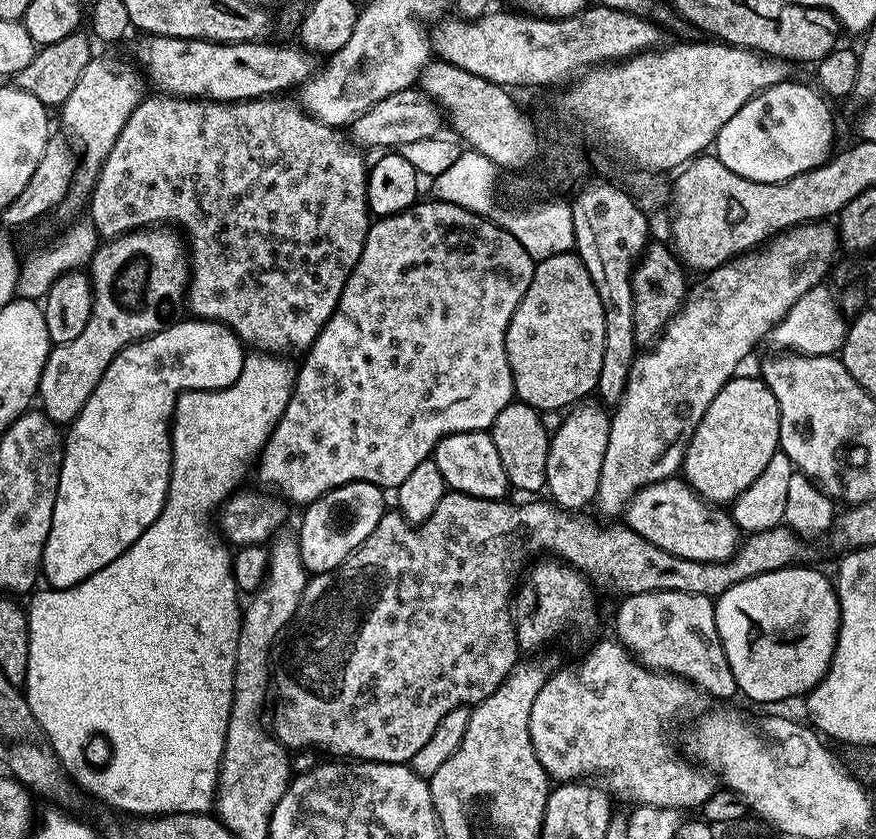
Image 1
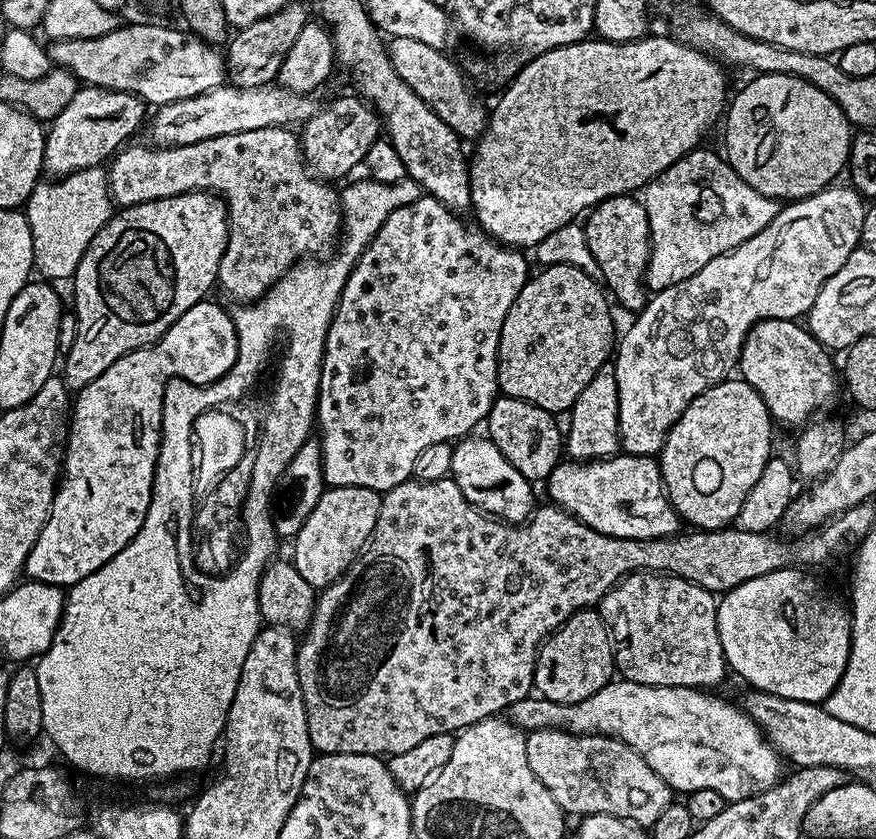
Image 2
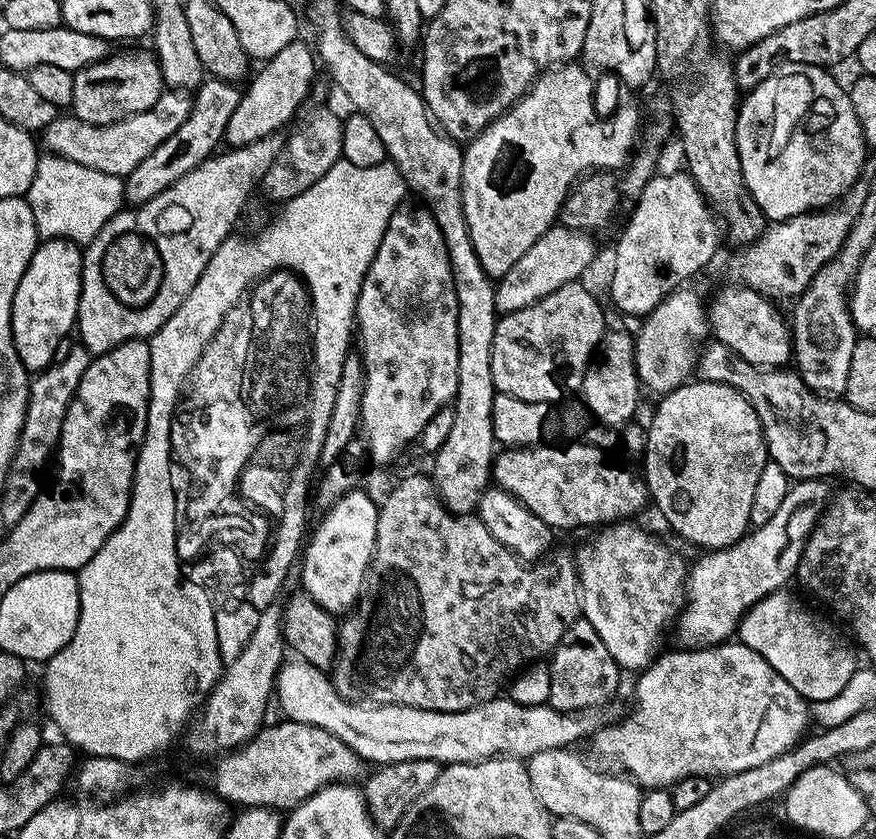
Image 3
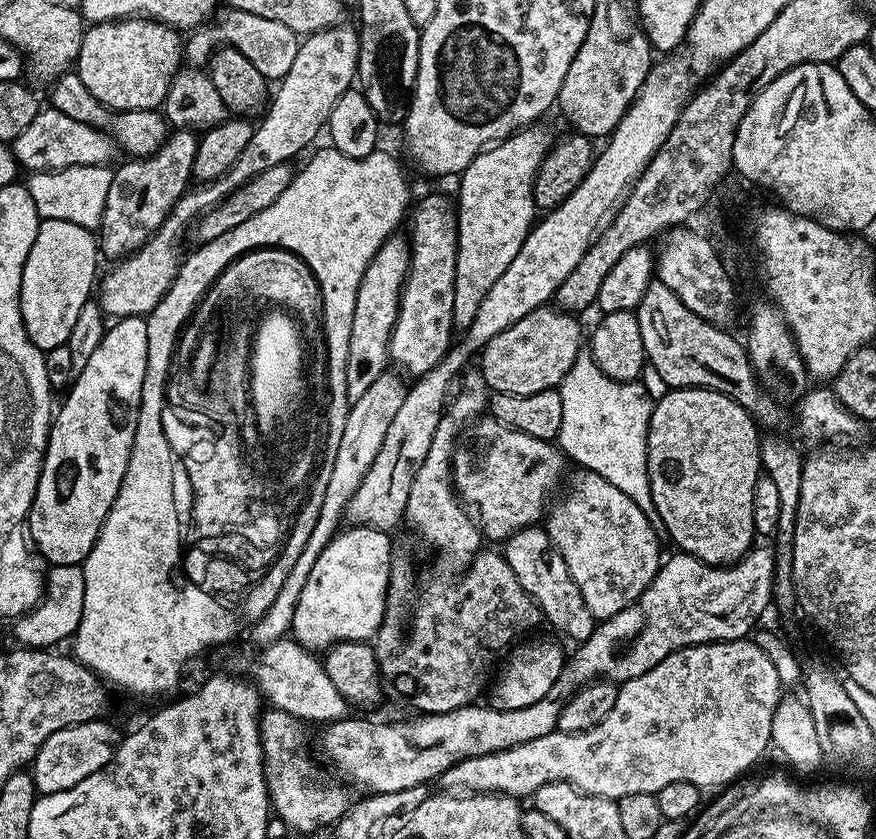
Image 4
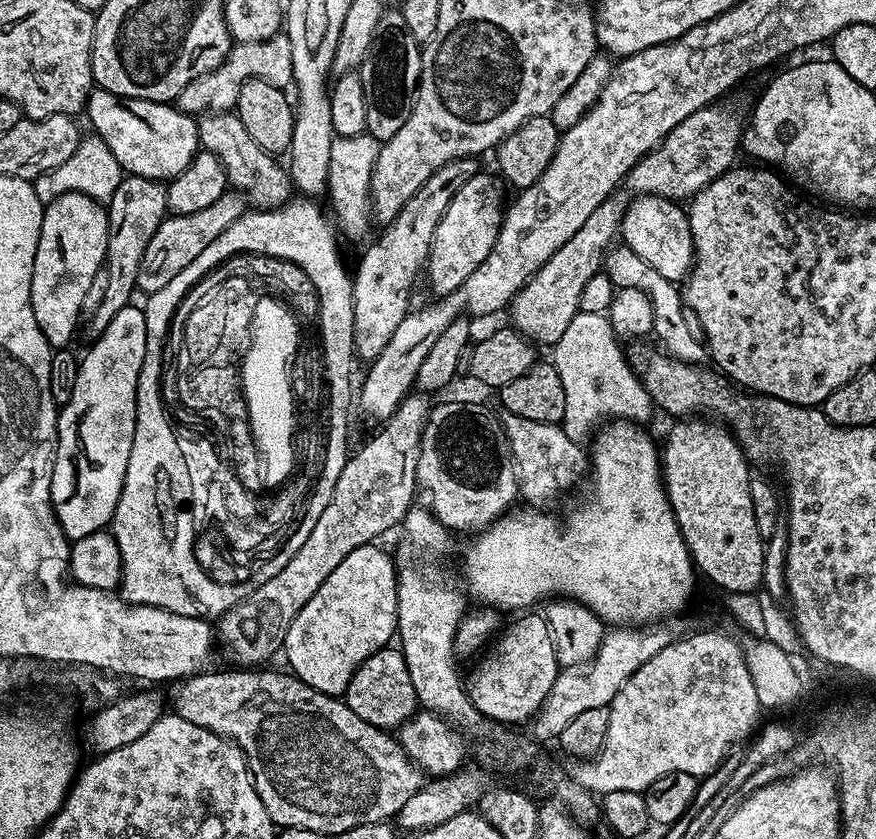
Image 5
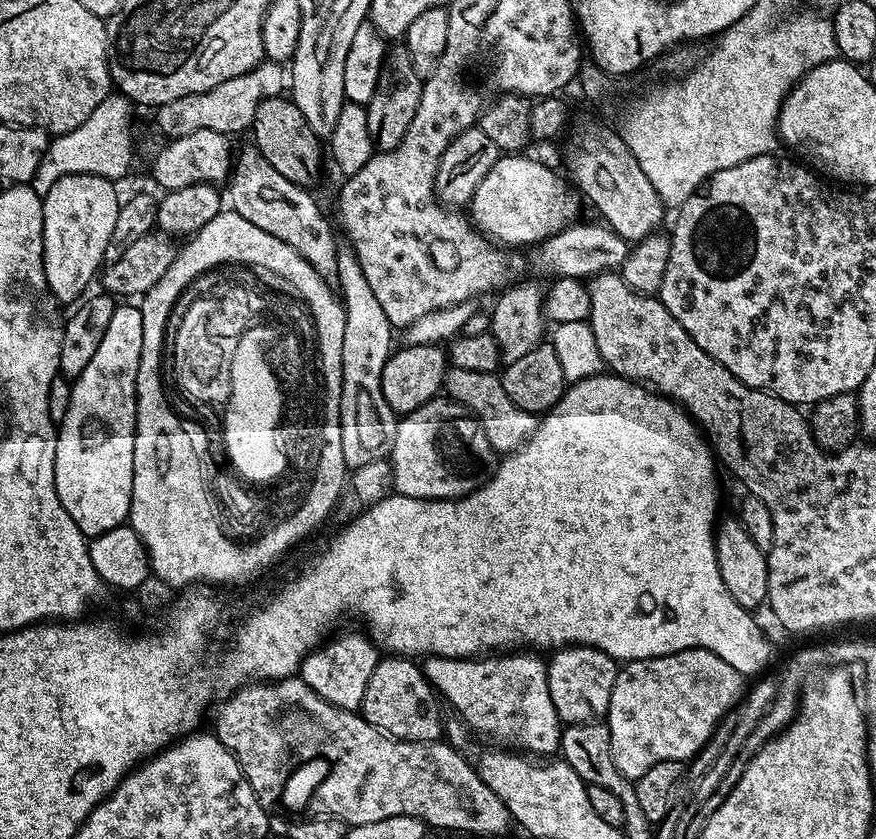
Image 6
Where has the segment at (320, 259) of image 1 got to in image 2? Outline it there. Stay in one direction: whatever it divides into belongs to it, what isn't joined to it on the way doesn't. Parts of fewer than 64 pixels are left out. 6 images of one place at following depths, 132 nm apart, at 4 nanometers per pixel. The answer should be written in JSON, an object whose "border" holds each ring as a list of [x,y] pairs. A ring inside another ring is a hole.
{"border":[[[281,126],[279,128],[263,128],[262,130],[246,130],[242,134],[222,134],[218,138],[206,138],[202,142],[194,142],[186,146],[174,146],[173,148],[162,148],[153,146],[151,143],[136,144],[129,142],[112,157],[107,165],[108,188],[111,192],[111,199],[115,201],[120,208],[133,208],[136,204],[145,204],[151,200],[161,200],[177,196],[189,190],[211,190],[215,195],[224,201],[225,208],[228,209],[228,241],[222,254],[216,279],[218,288],[221,288],[228,296],[233,296],[240,302],[254,302],[258,300],[272,285],[280,280],[285,272],[291,270],[293,264],[311,257],[313,254],[320,254],[324,247],[335,241],[342,232],[342,213],[340,211],[340,192],[337,191],[331,183],[325,182],[312,175],[308,171],[304,162],[304,153],[300,151],[300,137],[291,127]]]}

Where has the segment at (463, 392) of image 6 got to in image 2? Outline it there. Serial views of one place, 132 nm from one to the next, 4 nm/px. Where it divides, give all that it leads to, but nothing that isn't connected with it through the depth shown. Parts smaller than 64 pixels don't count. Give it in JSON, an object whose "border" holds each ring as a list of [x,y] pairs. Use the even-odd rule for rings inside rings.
{"border":[[[635,571],[624,576],[600,599],[598,605],[600,615],[610,625],[619,675],[625,680],[646,686],[671,688],[710,690],[714,684],[722,683],[724,675],[729,675],[730,669],[718,634],[717,603],[717,597],[713,593],[682,577],[657,574],[655,571]]]}

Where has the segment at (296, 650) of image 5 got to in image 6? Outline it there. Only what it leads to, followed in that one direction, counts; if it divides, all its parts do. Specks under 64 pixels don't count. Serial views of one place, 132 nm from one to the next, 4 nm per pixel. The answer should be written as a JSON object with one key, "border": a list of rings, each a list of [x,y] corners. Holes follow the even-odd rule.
{"border":[[[348,632],[329,644],[324,642],[313,648],[300,664],[299,679],[304,680],[306,686],[314,690],[314,694],[318,694],[335,708],[356,712],[362,706],[366,682],[370,674],[374,674],[374,666],[382,659],[377,645],[367,635],[364,636]]]}

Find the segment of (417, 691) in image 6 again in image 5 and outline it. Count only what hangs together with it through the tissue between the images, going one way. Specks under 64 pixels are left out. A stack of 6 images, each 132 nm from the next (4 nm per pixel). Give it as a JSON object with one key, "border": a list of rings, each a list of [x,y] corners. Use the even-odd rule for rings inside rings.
{"border":[[[399,647],[379,648],[358,670],[354,670],[354,678],[350,678],[350,686],[345,690],[343,701],[358,718],[362,718],[370,726],[385,730],[399,729],[418,711],[414,682],[410,682],[410,670],[406,670],[406,658]]]}

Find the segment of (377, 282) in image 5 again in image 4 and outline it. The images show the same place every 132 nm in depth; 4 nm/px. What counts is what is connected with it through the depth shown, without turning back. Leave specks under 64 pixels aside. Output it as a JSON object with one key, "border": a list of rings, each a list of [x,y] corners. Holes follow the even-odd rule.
{"border":[[[393,234],[384,241],[383,246],[374,254],[362,282],[358,286],[358,302],[354,302],[354,323],[350,329],[350,350],[342,369],[342,387],[346,390],[349,401],[362,398],[370,390],[373,382],[389,367],[388,343],[398,318],[400,296],[404,293],[404,283],[408,277],[408,267],[412,249],[409,241]]]}

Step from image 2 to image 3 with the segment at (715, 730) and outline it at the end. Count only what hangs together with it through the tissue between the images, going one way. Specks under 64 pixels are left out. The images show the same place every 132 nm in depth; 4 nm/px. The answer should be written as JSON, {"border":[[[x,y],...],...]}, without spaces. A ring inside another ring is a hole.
{"border":[[[299,658],[289,659],[281,664],[280,672],[276,676],[274,696],[277,701],[280,699],[280,708],[287,719],[325,728],[330,734],[342,738],[342,742],[346,742],[346,746],[350,746],[350,750],[354,750],[360,756],[361,761],[368,763],[369,760],[372,766],[397,764],[411,760],[433,760],[442,766],[474,764],[478,760],[493,758],[515,758],[524,762],[529,756],[542,754],[546,750],[576,746],[583,736],[591,737],[602,724],[599,716],[601,713],[596,710],[559,712],[549,708],[547,704],[522,706],[511,698],[487,700],[470,710],[461,712],[434,712],[401,704],[370,704],[347,700],[339,696],[331,679],[321,669]]]}

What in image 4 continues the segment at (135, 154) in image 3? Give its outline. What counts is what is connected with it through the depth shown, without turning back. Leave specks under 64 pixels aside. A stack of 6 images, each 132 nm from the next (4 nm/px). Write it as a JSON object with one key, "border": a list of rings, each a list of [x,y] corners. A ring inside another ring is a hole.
{"border":[[[45,107],[34,118],[34,122],[30,122],[30,126],[26,126],[26,130],[22,130],[22,134],[18,134],[18,138],[14,138],[10,142],[10,147],[14,155],[16,155],[17,165],[21,169],[24,168],[28,174],[38,172],[58,172],[66,167],[82,167],[96,165],[111,165],[111,160],[118,153],[118,145],[107,132],[95,128],[94,126],[86,126],[86,122],[74,122],[74,118],[66,118],[66,114],[62,114],[52,107]]]}

